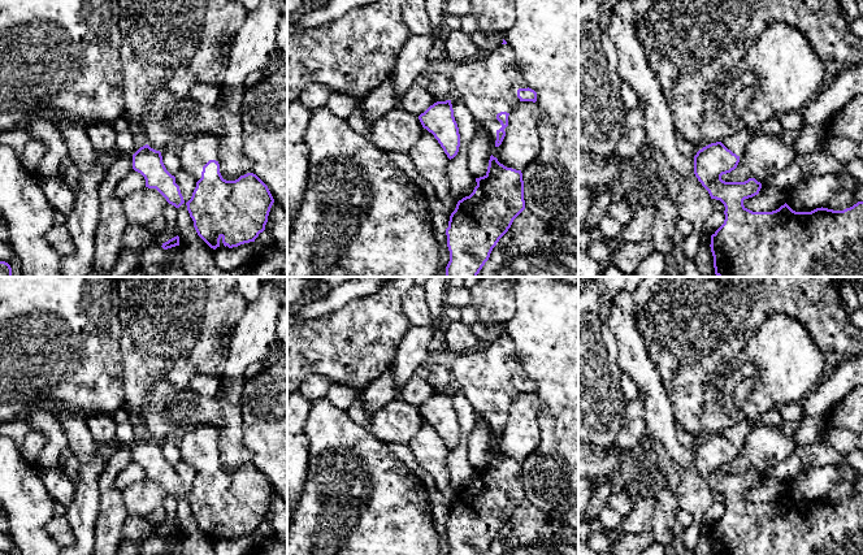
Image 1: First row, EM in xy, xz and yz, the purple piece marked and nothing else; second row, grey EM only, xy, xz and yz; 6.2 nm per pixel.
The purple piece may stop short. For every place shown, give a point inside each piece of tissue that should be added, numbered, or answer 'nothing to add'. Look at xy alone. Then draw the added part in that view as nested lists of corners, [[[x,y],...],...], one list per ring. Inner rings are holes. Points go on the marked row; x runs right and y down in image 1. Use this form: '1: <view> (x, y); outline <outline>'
1: xy (194, 154); outline [[[199,134],[177,148],[181,169],[191,173],[196,181],[201,178],[203,166],[209,160],[220,164],[220,139],[212,134]]]

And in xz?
1: xz (488, 85); outline [[[500,44],[487,55],[460,62],[451,75],[451,84],[454,95],[463,99],[474,120],[489,131],[494,147],[496,131],[502,127],[496,114],[500,112],[511,113],[520,103],[517,90],[529,87],[520,71],[516,55],[508,44]]]

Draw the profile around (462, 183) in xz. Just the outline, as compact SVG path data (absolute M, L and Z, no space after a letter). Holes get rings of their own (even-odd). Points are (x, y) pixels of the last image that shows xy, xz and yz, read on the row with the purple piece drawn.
M452 95L451 104L454 117L459 127L460 147L457 155L448 161L447 177L450 181L450 196L459 201L469 196L477 186L476 178L468 169L468 146L470 144L474 134L477 121L467 108L461 97Z

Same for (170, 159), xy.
M166 148L160 151L162 156L162 162L166 168L166 170L172 175L177 175L177 173L181 170L181 164L179 164L179 156L175 148Z

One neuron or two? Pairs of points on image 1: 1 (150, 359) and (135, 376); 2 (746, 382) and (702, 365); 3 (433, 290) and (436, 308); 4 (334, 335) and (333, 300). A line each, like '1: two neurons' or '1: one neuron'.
1: one neuron
2: two neurons
3: one neuron
4: two neurons

